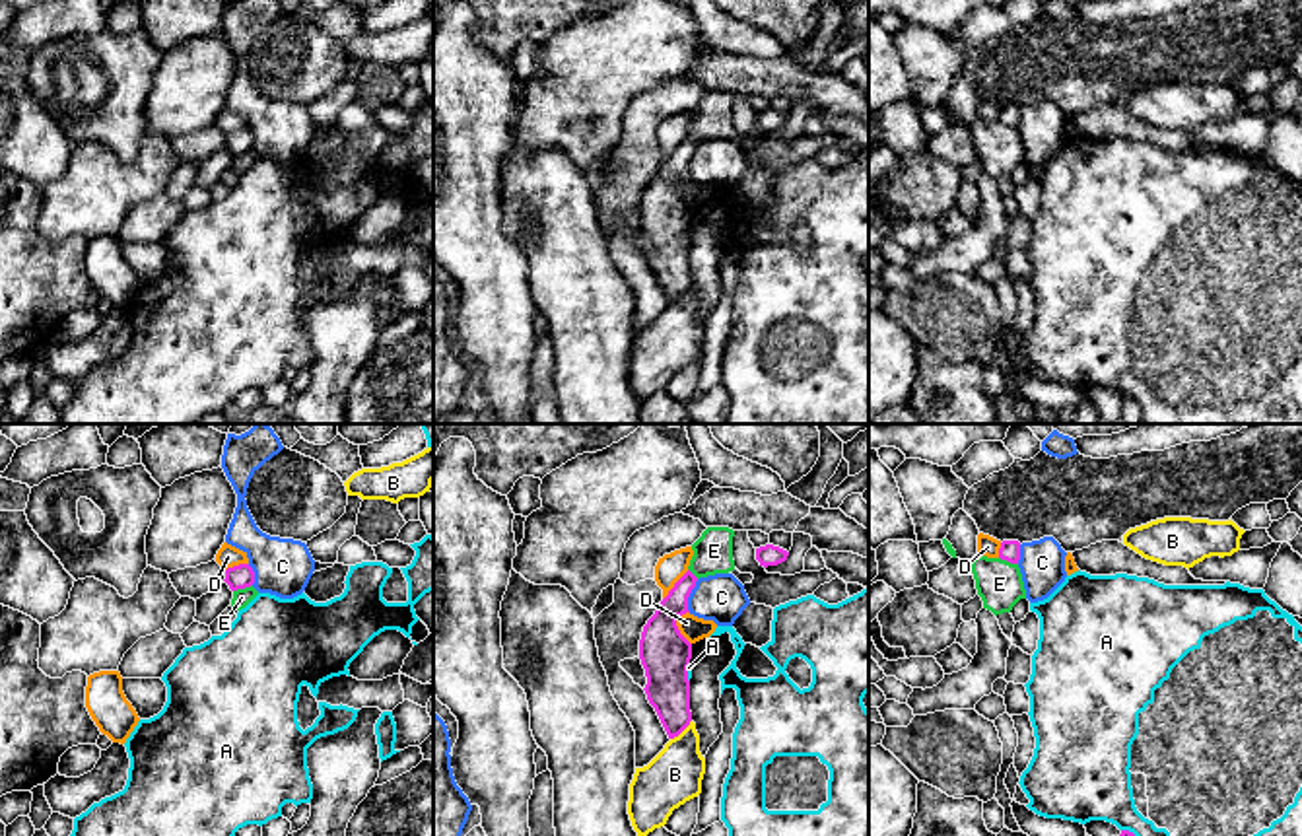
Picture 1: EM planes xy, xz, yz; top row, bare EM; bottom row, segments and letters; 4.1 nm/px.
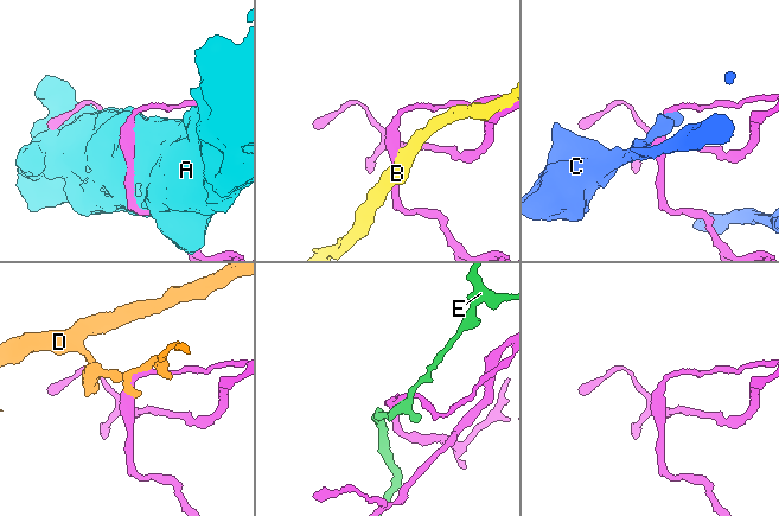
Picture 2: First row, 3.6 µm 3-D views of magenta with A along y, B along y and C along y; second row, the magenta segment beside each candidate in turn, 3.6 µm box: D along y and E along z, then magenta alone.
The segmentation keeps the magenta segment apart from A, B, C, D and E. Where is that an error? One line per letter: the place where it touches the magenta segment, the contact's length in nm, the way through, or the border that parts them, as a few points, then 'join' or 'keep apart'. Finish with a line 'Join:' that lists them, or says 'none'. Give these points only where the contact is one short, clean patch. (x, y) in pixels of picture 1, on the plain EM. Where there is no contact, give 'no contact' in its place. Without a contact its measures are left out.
A: meets magenta in yz at (1137, 405); contact 160 nm long; keep apart
B: meets magenta in xz at (681, 296); contact 120 nm long; keep apart
C: meets magenta in xz at (688, 160); contact 140 nm long; border along xz (698, 144), (688, 162), (688, 175); keep apart
D: meets magenta in xz at (677, 193); contact 140 nm long; keep apart
E: meets magenta in xy at (241, 152); contact 90 nm long; border along xy (251, 148), (234, 156); keep apart
Join: none

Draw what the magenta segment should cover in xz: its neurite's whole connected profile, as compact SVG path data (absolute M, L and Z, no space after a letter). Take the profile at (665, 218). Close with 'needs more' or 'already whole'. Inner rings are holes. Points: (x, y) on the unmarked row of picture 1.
M688 134L647 185L639 204L645 233L645 259L668 303L678 301L692 286L688 231L692 208L680 198L676 185L690 177L688 161L698 142Z; already whole

